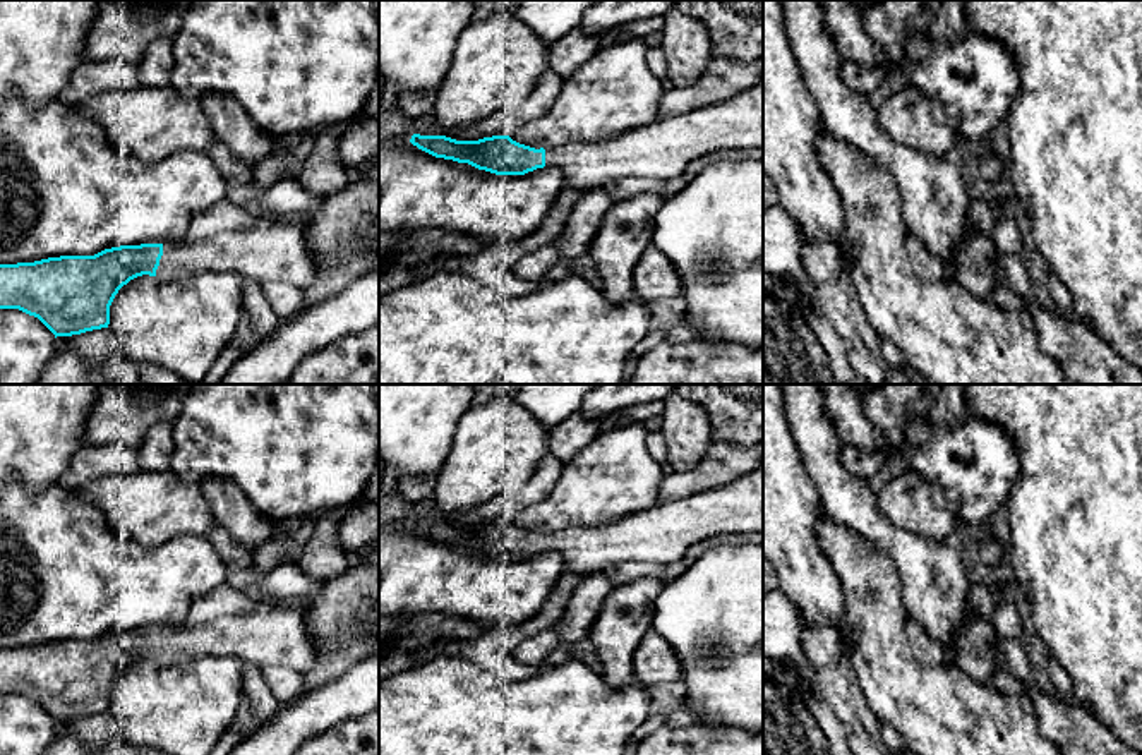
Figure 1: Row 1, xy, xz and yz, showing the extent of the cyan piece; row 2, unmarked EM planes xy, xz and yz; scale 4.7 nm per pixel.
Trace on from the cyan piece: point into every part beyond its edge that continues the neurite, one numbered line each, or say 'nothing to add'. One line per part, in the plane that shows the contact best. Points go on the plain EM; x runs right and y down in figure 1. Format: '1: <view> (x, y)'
1: xy (223, 623)

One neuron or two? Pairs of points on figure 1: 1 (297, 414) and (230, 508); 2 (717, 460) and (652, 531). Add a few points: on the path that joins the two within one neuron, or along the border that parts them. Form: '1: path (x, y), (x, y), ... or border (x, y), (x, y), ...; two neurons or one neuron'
1: border (204, 479), (230, 479), (271, 520); two neurons
2: border (722, 486), (712, 486), (659, 503); two neurons

